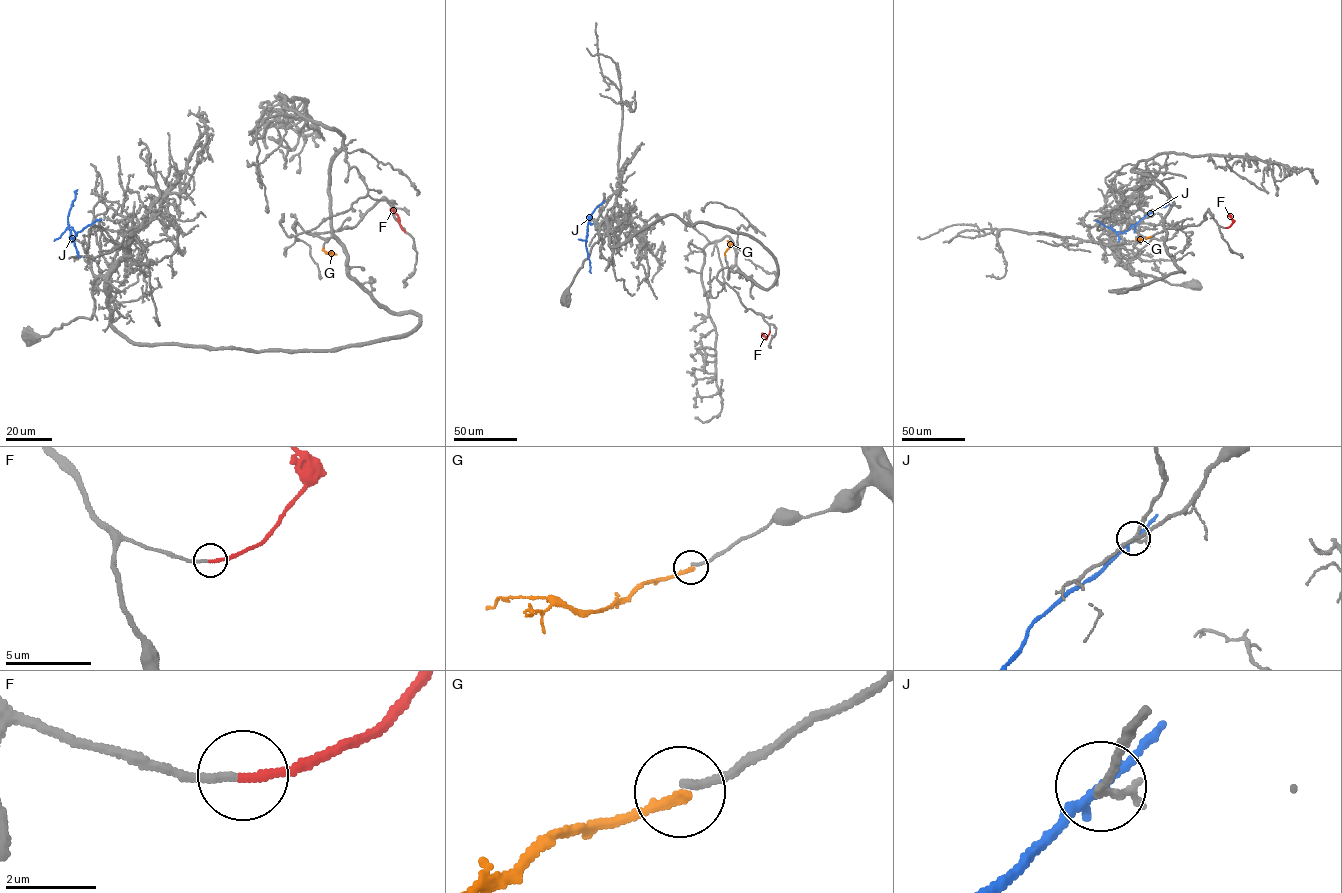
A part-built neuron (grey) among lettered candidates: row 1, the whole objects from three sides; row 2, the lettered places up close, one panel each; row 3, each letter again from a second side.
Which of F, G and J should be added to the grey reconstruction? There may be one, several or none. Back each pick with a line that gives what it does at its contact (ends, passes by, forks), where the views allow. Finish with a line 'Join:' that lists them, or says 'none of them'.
F: it ends
Join: F

